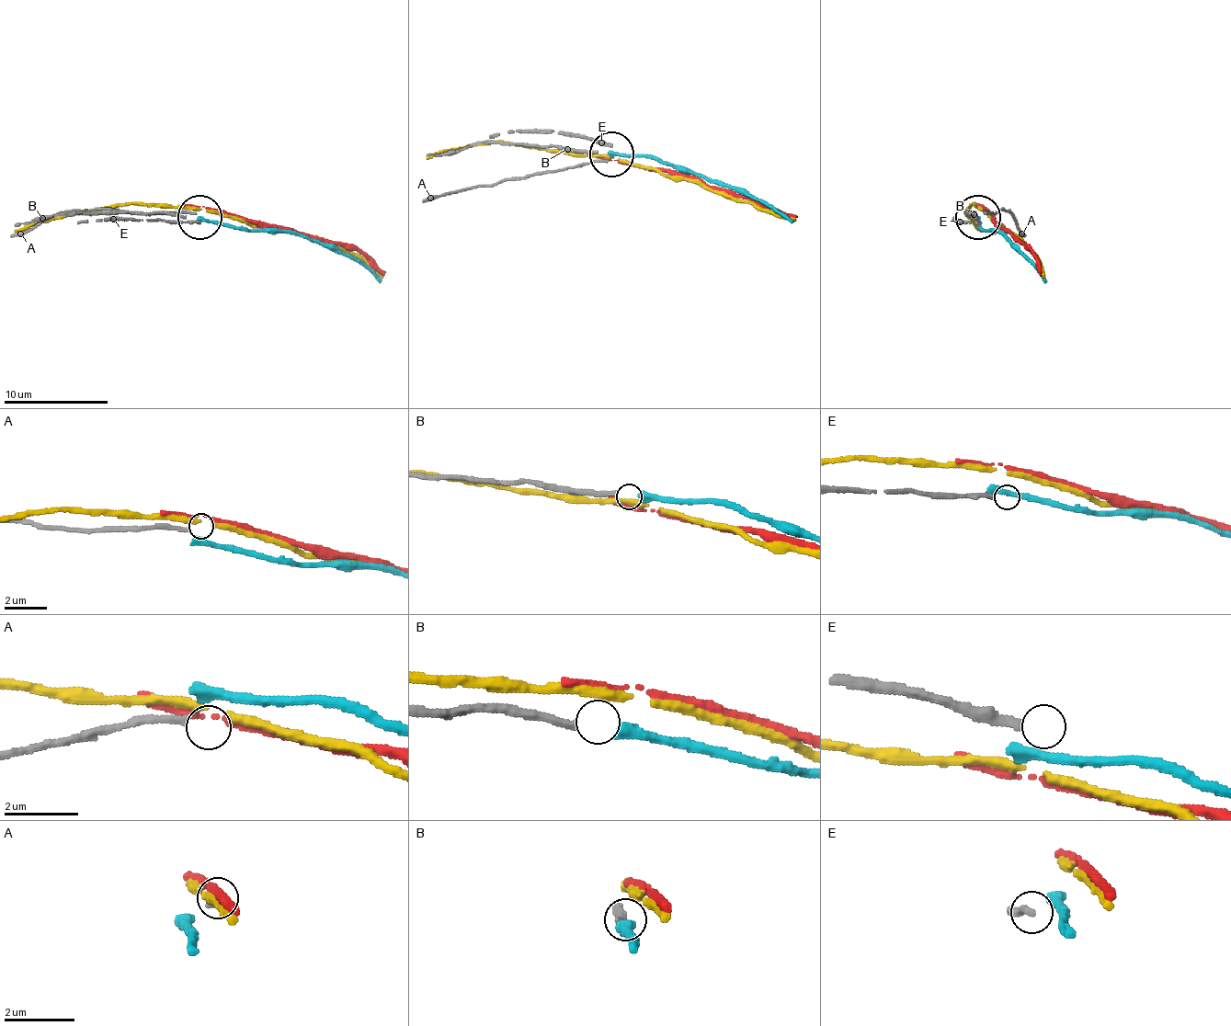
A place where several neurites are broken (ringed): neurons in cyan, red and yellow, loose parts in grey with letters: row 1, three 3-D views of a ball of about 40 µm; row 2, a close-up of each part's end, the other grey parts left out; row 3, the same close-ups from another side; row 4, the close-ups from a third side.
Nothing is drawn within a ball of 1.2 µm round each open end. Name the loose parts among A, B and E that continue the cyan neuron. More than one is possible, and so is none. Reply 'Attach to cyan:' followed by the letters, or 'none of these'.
Attach to cyan: B

